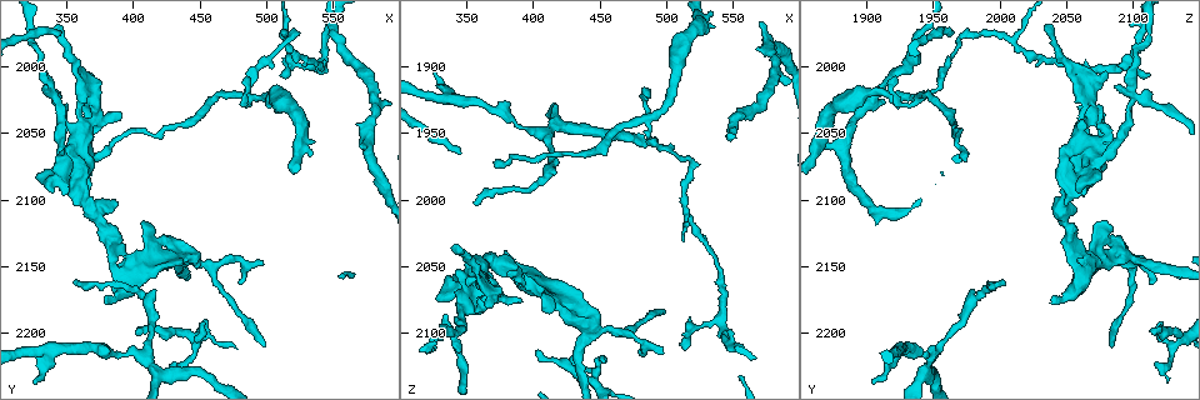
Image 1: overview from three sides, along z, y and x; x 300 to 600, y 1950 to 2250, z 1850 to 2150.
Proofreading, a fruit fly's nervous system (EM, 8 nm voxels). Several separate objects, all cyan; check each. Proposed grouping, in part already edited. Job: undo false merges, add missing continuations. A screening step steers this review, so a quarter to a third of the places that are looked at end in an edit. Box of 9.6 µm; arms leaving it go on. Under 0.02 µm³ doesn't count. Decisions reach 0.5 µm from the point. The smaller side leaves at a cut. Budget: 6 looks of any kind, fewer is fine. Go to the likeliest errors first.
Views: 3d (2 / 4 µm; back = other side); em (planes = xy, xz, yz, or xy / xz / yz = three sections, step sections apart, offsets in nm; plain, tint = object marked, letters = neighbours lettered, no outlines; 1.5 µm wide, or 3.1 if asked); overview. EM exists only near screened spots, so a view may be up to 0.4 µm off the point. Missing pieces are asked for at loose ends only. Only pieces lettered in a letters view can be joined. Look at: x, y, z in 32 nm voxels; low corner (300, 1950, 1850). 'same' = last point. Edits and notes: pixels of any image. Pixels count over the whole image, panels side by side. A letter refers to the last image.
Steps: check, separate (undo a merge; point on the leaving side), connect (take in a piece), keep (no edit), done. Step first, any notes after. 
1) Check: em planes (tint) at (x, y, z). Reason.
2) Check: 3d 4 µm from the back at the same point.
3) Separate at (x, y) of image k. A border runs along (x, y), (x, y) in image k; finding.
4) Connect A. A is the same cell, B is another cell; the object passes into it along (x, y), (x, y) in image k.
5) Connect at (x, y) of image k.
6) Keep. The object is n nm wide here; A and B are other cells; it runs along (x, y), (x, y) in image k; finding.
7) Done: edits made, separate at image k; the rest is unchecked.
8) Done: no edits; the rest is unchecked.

Check: 3d 2 µm at (346, 2024, 2100). Side arm on a straight run.

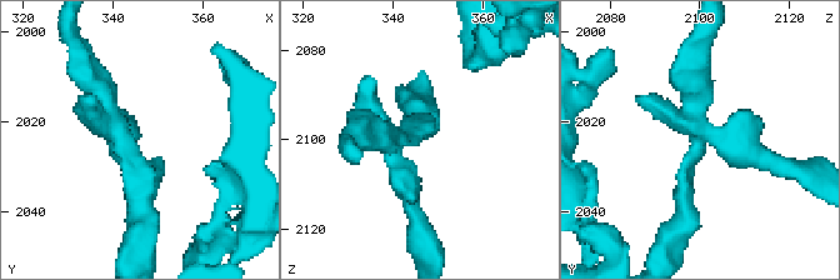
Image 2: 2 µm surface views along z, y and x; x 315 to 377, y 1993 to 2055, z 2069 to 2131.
Check: em planes (tint) at (344, 2026, 2100). 3 arms meet here; the arms are 160, 160, 200 nm wide.

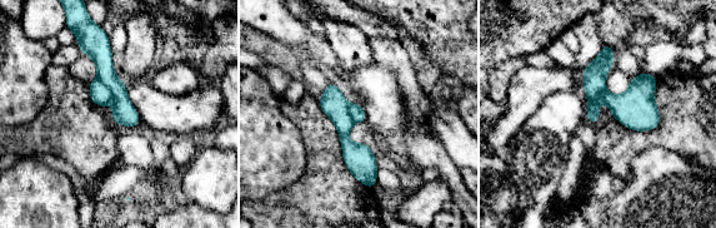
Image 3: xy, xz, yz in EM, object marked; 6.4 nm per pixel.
Check: em planes (letters) at the same point.

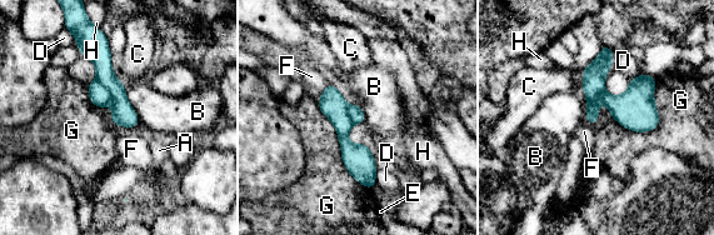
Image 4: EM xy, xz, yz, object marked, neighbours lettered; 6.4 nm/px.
Separate at (99, 95) of image 4. A, B, C, D, E, F, G and H are other cells; two neurons meet here.

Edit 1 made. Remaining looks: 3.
Check: em planes (tint) at (488, 2024, 1940). Sharp bend.

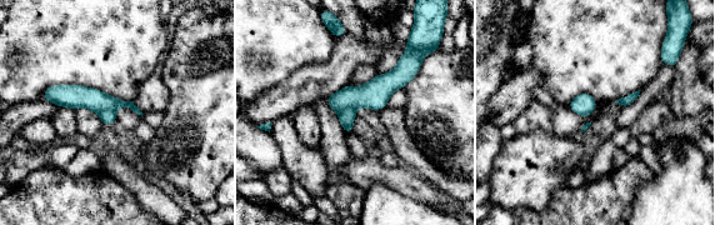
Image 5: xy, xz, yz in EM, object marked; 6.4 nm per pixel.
Check: em planes (letters) at the same point. See the neighbours.

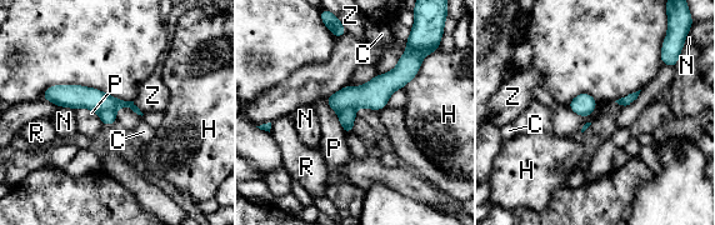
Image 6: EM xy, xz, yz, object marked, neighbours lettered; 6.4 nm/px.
Separate at (108, 118) of image 6. The object is 140 nm wide here; C, H, N, P, R and Z are other cells; a border runs along (114, 110), (103, 110), (99, 114) in image 6; two neurons meet here.

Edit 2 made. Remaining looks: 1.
Check: em xz step 8 (letters) at (346, 1970, 2034). Free end.

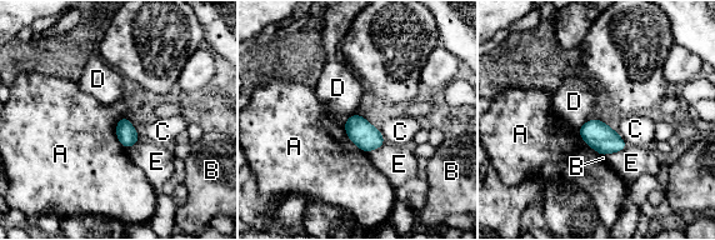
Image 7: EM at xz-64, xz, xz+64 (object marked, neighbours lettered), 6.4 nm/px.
Keep. A, B, C, D and E are other cells; a border runs along (615, 131), (628, 145) in image 7; no lettered piece goes on from it.

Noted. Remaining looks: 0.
Done: edits made, separate at image 4, separate at image 6; the rest is unchecked.

